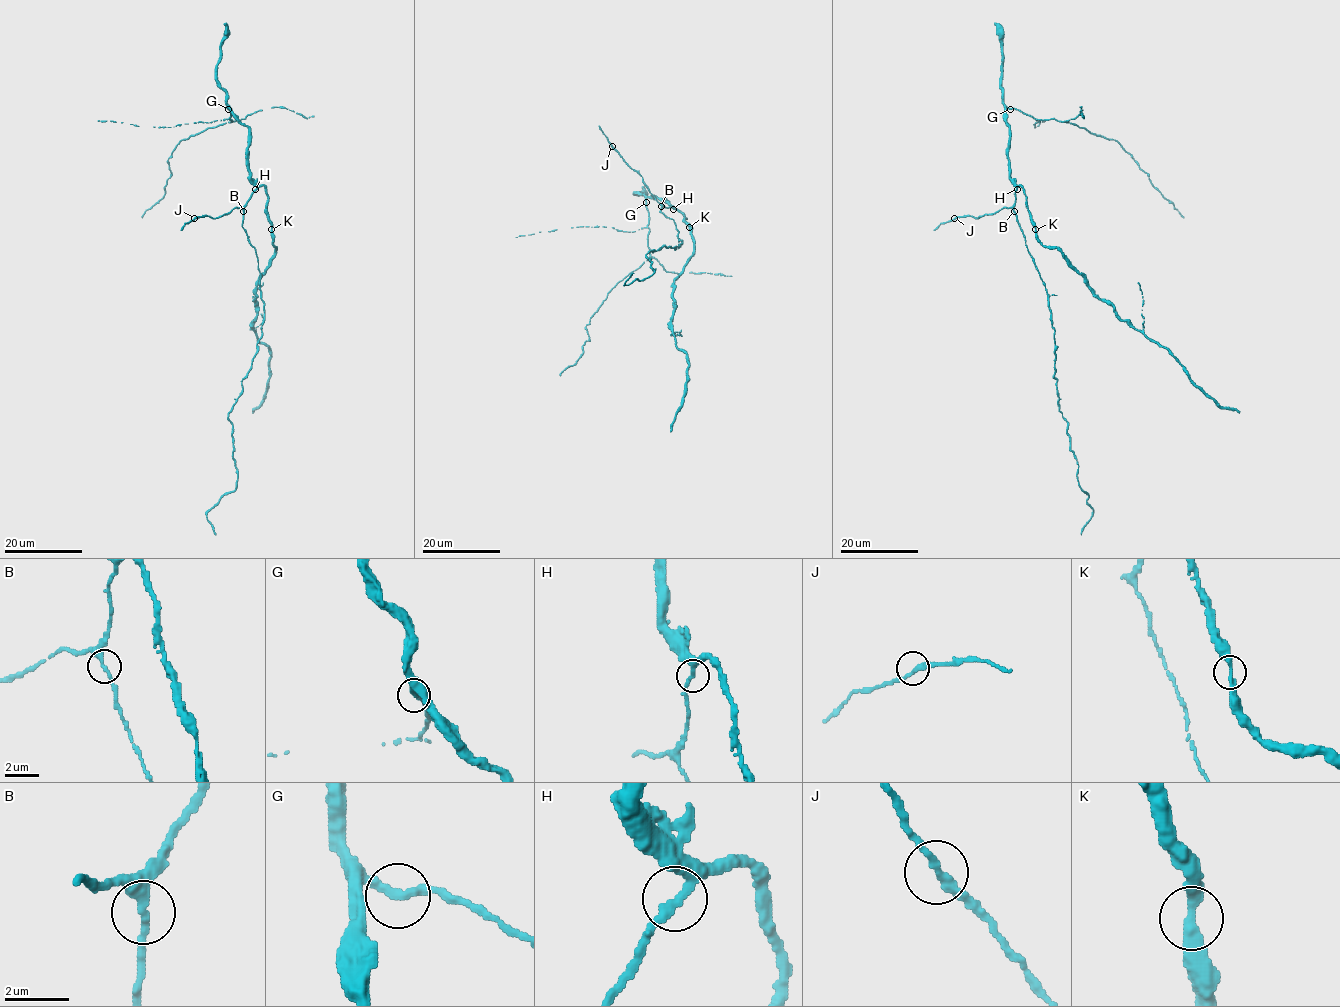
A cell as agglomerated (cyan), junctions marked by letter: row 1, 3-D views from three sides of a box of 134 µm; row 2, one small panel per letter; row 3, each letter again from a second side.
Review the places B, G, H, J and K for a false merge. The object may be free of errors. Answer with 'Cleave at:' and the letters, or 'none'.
Cleave at: none

